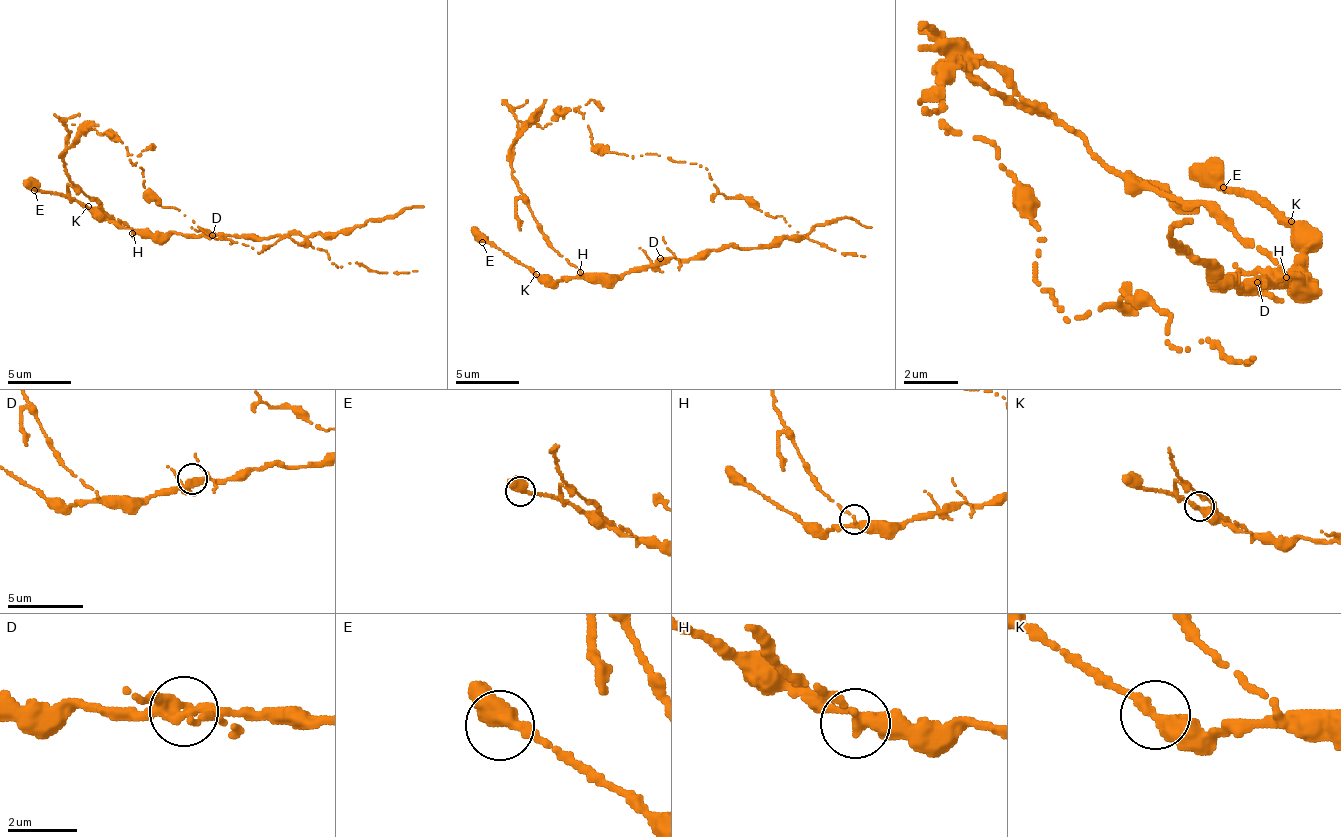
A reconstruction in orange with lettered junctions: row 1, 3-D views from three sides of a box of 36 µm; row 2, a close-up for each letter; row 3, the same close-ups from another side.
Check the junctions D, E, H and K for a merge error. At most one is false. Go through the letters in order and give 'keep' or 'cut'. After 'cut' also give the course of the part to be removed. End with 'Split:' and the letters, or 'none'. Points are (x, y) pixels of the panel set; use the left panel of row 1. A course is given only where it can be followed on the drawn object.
D: keep
E: keep
H: cut; course (133, 232), (63, 165), (85, 133), (114, 133), (142, 184), (219, 238), (416, 270)
K: keep
Split: H

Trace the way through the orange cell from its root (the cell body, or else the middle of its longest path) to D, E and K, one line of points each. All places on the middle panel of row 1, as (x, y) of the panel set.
D: (523, 131), (514, 143), (511, 178), (539, 233), (571, 264), (584, 274), (628, 274), (648, 271), (660, 258)
E: (523, 131), (514, 143), (511, 178), (520, 188), (539, 233), (577, 274), (542, 280), (488, 242), (482, 242)
K: (523, 131), (514, 143), (511, 178), (539, 233), (577, 271), (574, 277), (558, 280), (536, 274)

